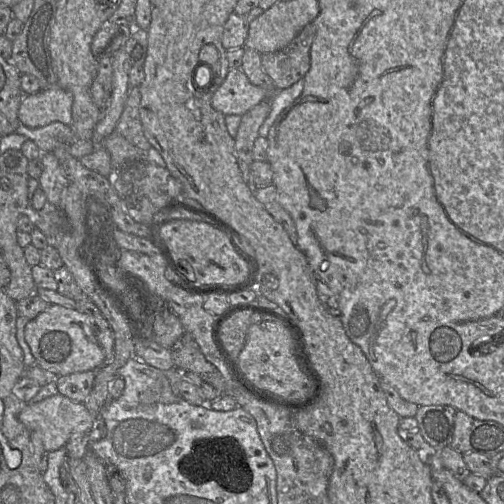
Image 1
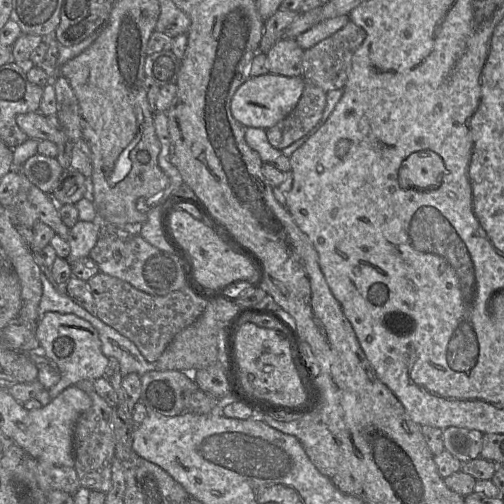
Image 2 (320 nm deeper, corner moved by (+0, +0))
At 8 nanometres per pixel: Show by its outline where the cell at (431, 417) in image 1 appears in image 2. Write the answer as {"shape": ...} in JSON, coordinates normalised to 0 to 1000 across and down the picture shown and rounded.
{"shape":[[[895,845],[879,853],[885,895],[917,919],[952,907],[958,859],[940,851]]]}

